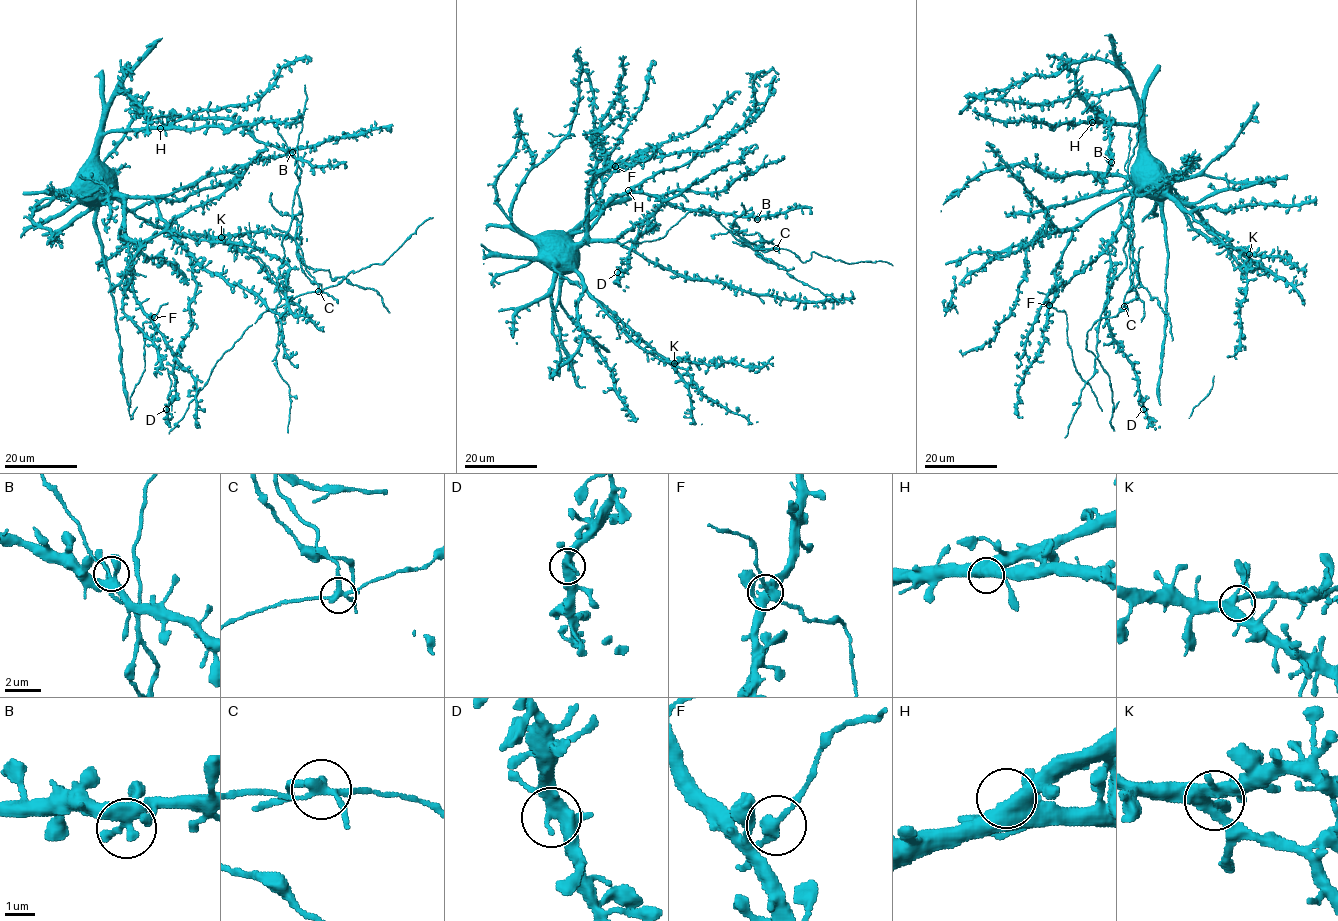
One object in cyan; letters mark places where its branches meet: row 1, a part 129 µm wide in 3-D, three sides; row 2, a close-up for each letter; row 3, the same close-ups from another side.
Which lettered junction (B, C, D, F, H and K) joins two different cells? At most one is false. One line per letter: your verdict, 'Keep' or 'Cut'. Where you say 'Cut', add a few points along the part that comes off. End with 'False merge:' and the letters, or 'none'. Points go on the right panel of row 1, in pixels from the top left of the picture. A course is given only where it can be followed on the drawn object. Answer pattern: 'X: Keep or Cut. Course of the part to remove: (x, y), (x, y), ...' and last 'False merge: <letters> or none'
B: Keep
C: Cut. Course of the part to remove: (1124, 306), (1132, 258), (1130, 229), (1123, 248), (1126, 264), (1111, 283), (1099, 318), (1095, 374), (1064, 437)
D: Keep
F: Keep
H: Keep
K: Keep
False merge: C

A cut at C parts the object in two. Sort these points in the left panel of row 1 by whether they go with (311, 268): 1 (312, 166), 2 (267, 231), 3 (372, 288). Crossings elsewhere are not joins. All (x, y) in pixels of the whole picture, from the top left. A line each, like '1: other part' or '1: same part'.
1: other part
2: other part
3: same part

